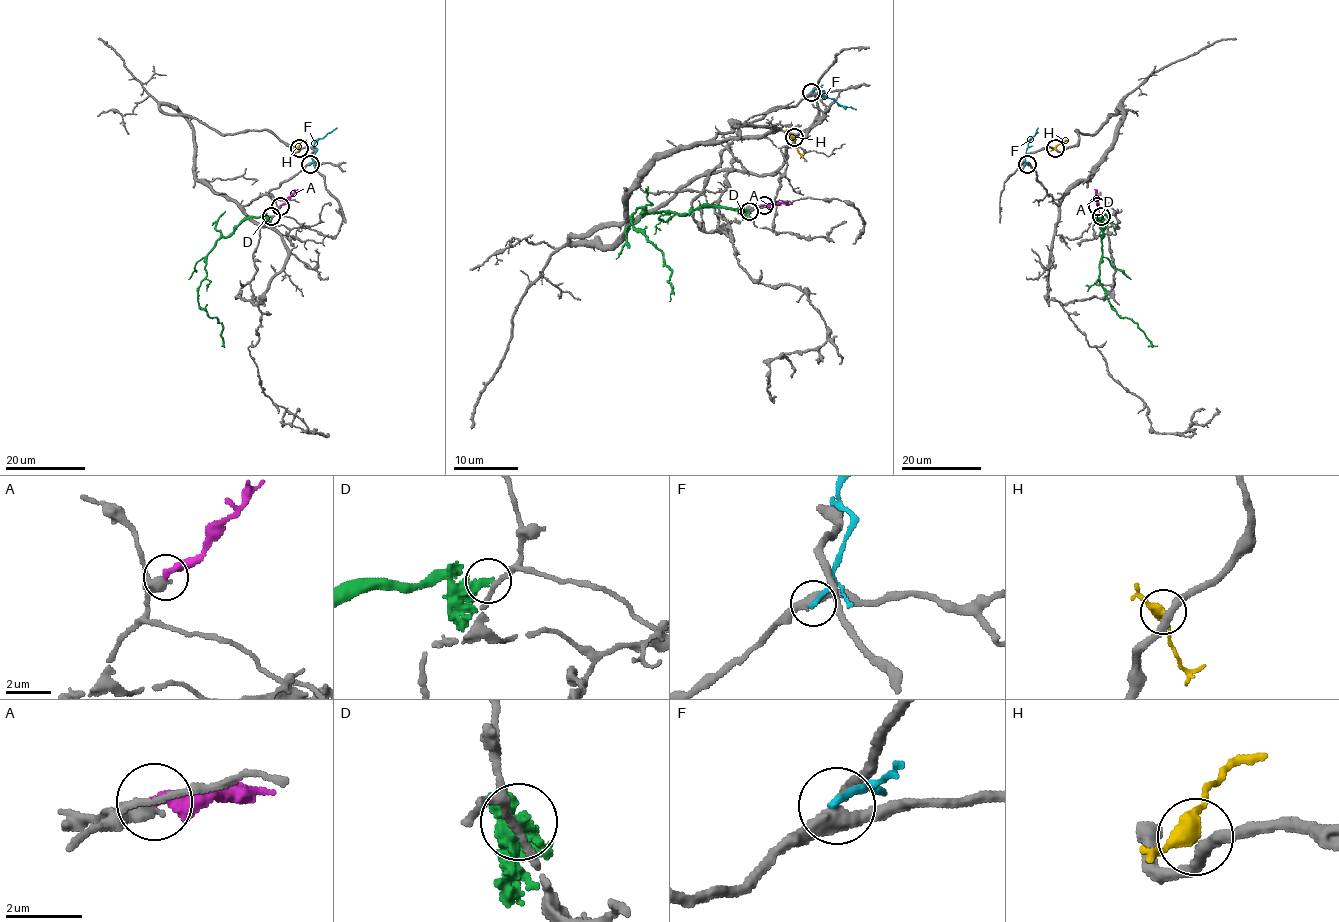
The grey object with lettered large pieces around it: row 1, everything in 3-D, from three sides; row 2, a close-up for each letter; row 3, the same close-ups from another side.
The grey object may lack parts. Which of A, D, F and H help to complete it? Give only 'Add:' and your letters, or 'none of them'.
Add: A

